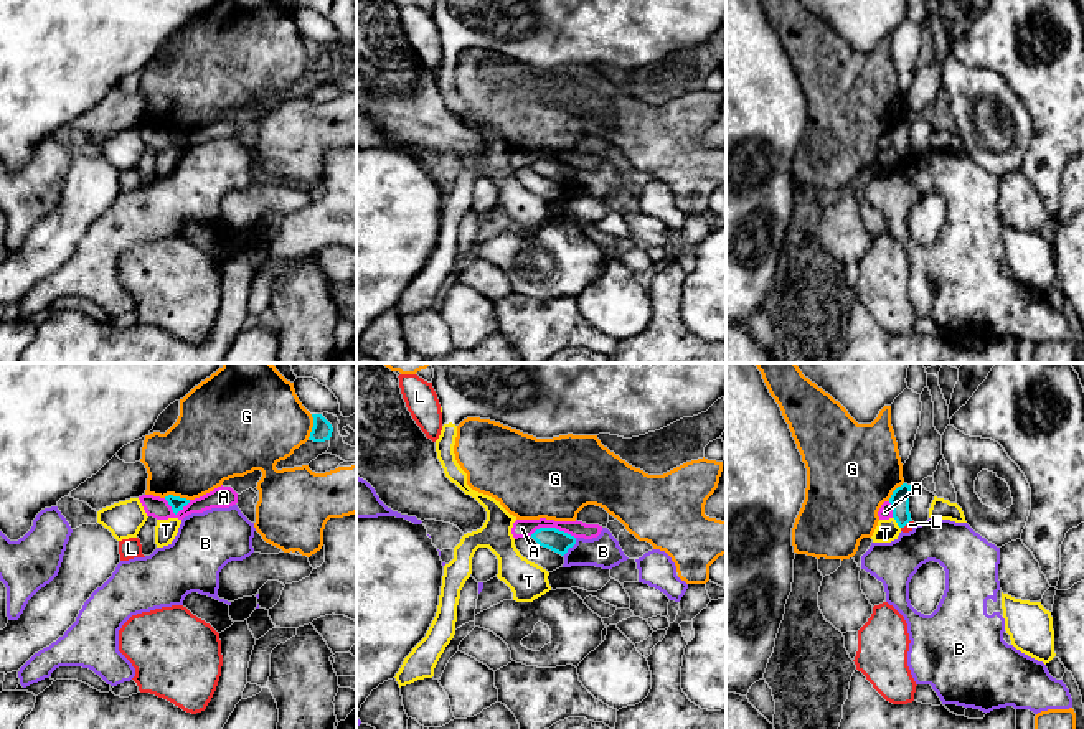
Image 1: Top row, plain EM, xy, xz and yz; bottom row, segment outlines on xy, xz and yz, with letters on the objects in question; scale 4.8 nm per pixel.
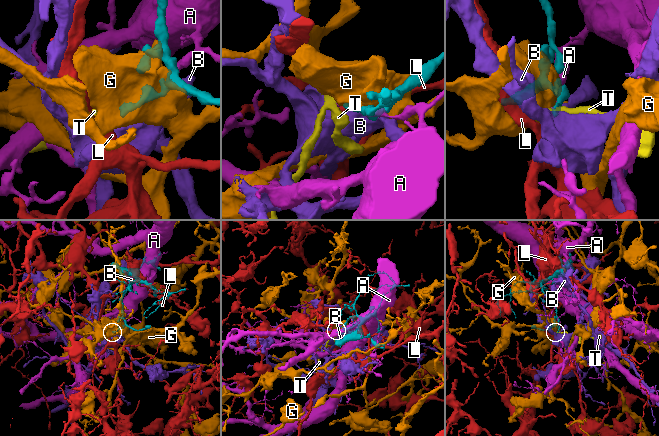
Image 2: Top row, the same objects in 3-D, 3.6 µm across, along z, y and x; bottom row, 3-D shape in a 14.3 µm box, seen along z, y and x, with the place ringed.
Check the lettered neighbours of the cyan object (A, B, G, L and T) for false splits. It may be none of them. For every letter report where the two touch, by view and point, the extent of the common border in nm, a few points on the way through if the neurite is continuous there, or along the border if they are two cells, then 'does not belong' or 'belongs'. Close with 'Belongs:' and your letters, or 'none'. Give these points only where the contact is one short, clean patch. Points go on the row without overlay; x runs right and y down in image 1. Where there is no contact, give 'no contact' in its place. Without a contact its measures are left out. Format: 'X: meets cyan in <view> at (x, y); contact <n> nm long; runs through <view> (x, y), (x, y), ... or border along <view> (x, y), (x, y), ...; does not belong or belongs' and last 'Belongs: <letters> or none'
A: meets cyan in xz at (553, 159); contact 220 nm long; does not belong
B: meets cyan in xz at (570, 177); contact 120 nm long; border along xz (576, 169), (563, 187); does not belong
G: meets cyan in xy at (177, 127); contact 130 nm long; does not belong
L: meets cyan in yz at (906, 154); contact 70 nm long; does not belong
T: meets cyan in yz at (896, 152); contact 70 nm long; border along yz (893, 147), (900, 159); does not belong
Belongs: none

